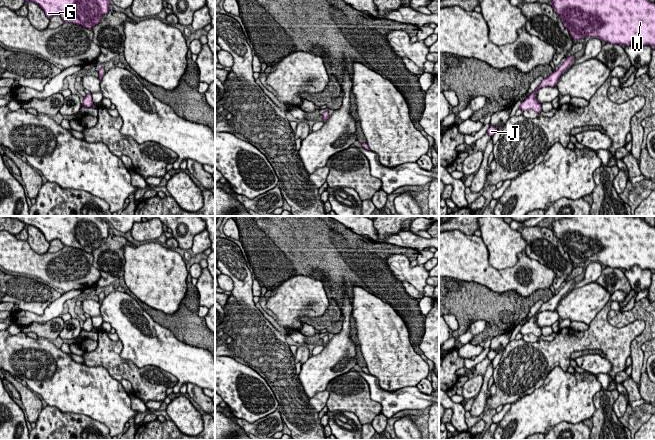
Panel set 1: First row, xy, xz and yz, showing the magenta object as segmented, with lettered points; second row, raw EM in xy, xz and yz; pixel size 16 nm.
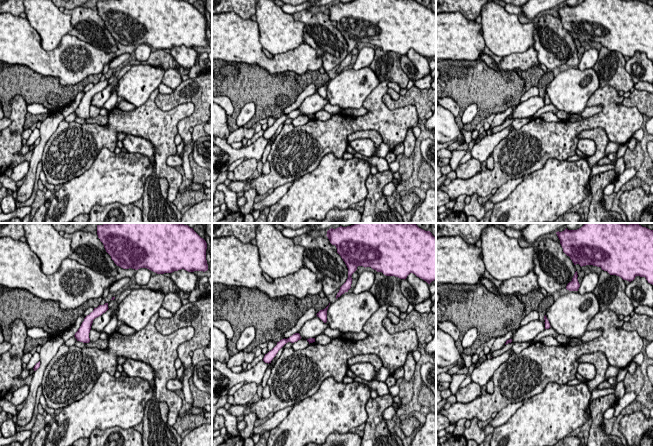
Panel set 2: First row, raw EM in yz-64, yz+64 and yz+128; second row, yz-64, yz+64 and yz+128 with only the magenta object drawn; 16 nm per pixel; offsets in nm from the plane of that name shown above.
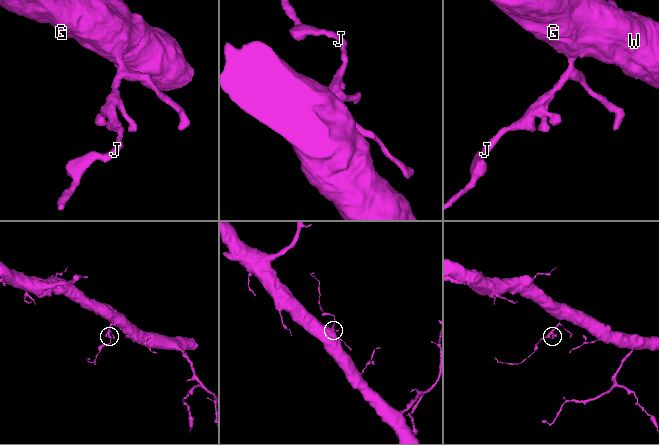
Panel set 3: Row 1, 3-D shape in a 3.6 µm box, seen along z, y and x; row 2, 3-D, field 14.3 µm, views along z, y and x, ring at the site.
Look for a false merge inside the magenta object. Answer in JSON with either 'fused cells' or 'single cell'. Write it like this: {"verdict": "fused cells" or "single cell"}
{"verdict": "fused cells"}

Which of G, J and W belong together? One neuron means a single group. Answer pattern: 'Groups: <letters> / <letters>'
Groups: G W / J

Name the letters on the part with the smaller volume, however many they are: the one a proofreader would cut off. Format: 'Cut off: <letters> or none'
Cut off: J

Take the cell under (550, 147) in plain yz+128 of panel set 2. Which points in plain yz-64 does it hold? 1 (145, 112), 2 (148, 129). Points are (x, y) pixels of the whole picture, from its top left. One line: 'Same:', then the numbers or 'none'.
Same: 1, 2

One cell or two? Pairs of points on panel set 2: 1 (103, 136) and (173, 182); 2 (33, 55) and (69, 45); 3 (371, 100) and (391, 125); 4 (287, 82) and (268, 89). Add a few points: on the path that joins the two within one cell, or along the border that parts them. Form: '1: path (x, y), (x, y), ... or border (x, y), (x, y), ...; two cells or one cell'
1: path (127, 126), (143, 126), (161, 144), (161, 158); one cell
2: path (42, 56), (58, 56), (60, 54); one cell
3: path (375, 106), (386, 119); one cell
4: path (282, 87), (280, 89), (273, 89); one cell

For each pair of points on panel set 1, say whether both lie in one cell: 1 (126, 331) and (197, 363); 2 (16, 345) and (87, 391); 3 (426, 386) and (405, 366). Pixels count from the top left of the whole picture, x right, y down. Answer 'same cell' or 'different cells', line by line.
1: same cell
2: same cell
3: different cells

